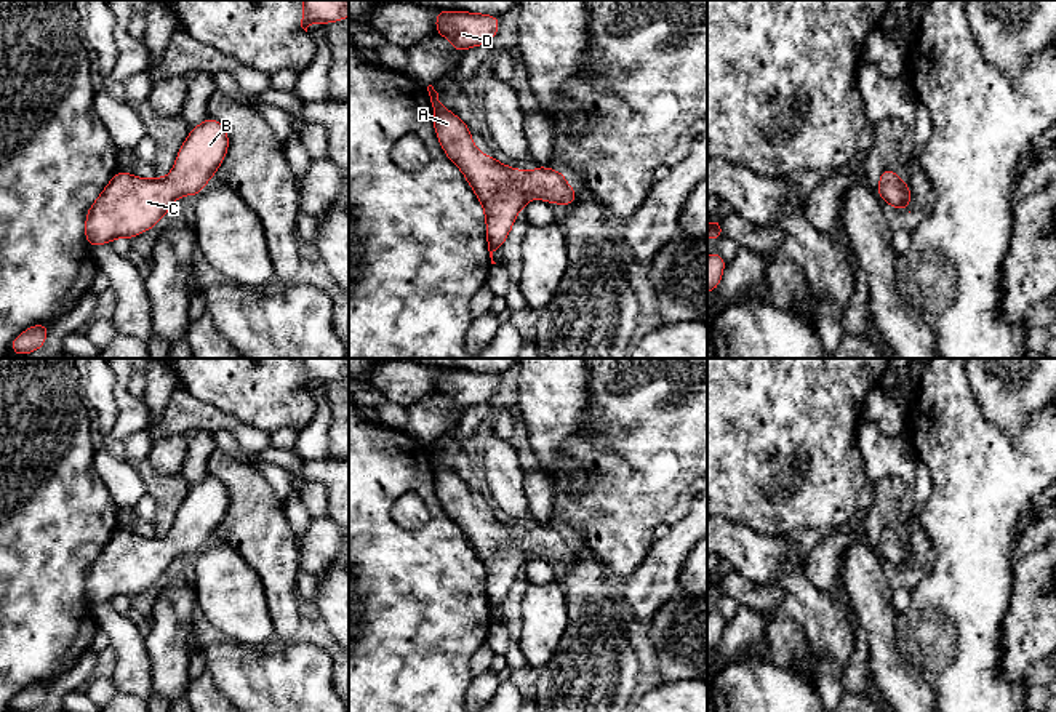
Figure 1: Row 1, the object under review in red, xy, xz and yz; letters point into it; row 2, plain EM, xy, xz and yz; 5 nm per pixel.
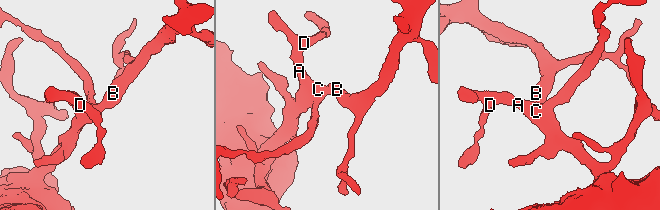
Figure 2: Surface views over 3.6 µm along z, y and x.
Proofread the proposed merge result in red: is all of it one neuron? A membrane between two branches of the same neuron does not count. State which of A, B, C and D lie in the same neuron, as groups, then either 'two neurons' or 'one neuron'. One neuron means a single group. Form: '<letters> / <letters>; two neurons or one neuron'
A B C D; one neuron

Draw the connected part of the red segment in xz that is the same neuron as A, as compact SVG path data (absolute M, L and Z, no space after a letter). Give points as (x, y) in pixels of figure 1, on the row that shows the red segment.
M432 85L427 91L438 142L446 157L462 171L485 210L488 251L491 264L496 264L493 253L504 245L517 213L533 197L568 206L576 202L578 192L565 181L563 171L544 165L530 173L520 171L478 152L467 123L442 106Z

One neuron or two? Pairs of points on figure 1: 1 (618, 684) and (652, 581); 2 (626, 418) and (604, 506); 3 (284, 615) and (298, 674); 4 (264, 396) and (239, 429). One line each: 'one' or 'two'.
1: two
2: one
3: two
4: two

